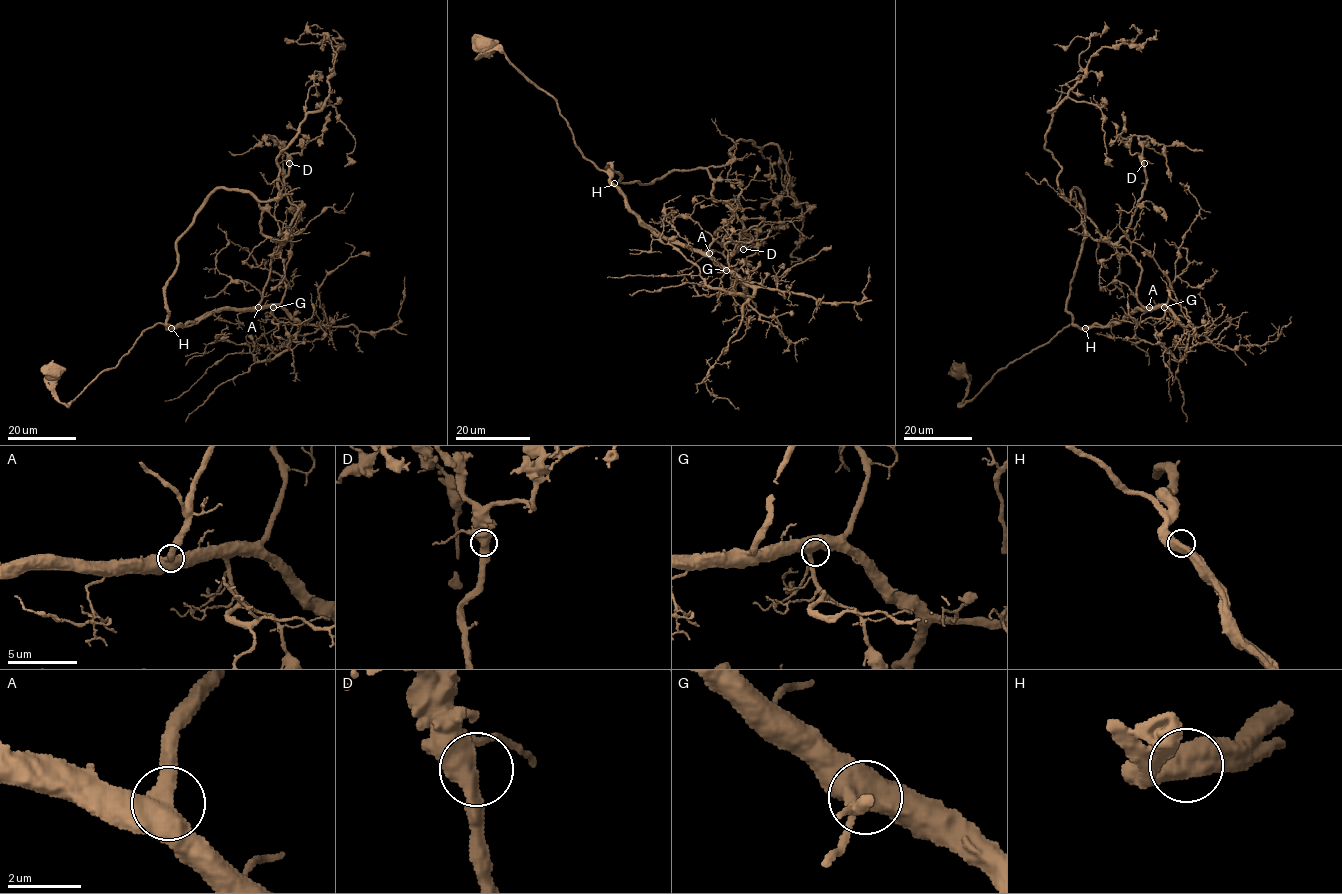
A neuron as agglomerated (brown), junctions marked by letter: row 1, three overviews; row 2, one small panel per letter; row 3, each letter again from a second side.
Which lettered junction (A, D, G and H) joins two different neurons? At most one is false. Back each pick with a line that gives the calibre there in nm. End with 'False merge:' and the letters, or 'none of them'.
False merge: none of them

